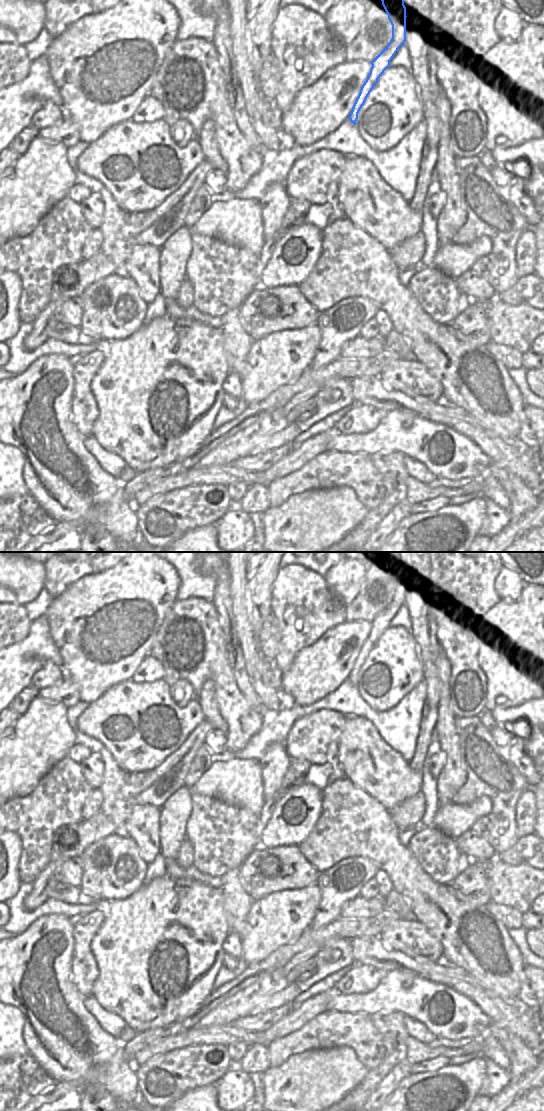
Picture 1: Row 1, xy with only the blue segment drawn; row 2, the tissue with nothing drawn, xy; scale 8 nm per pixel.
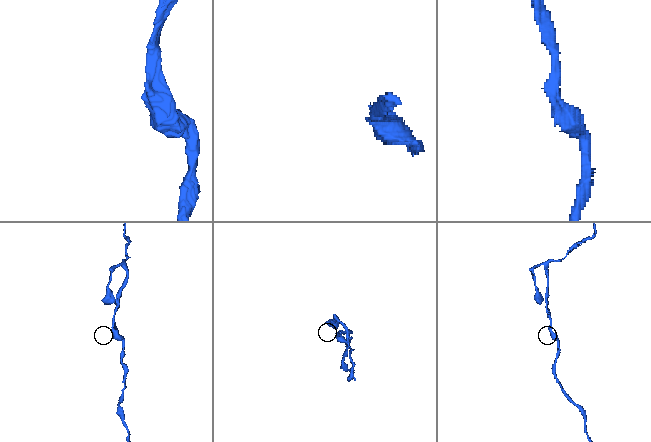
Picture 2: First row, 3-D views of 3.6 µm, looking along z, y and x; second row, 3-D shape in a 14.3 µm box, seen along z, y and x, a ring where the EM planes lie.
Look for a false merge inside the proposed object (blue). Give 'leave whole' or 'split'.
leave whole

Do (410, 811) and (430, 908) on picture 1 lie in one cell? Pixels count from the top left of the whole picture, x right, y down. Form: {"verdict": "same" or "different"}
{"verdict": "different"}

